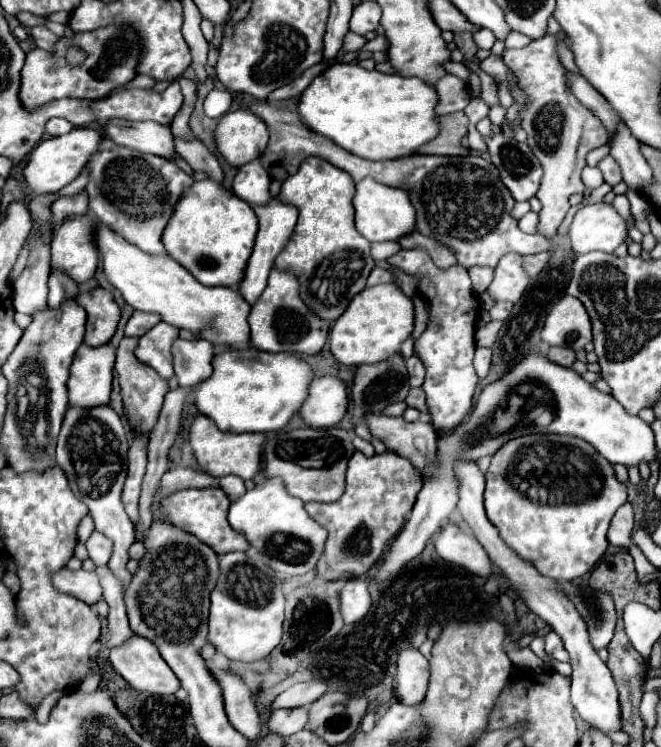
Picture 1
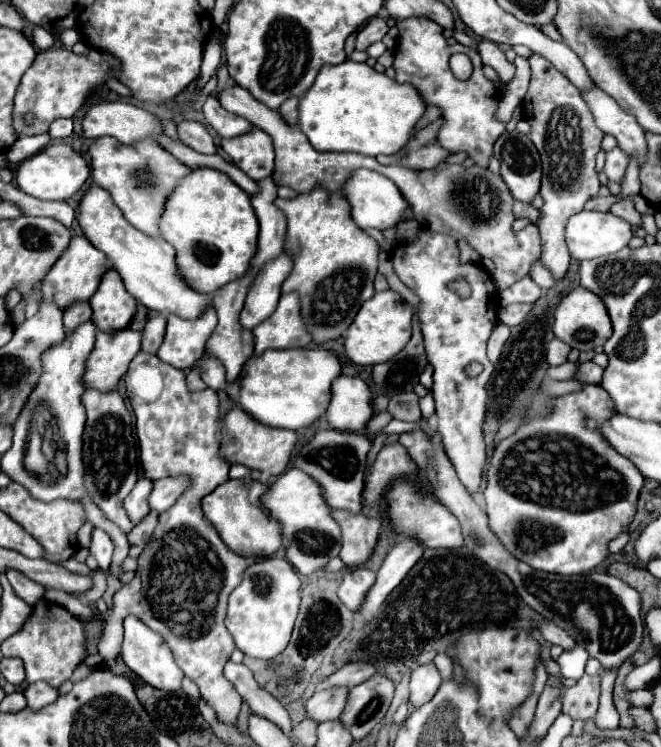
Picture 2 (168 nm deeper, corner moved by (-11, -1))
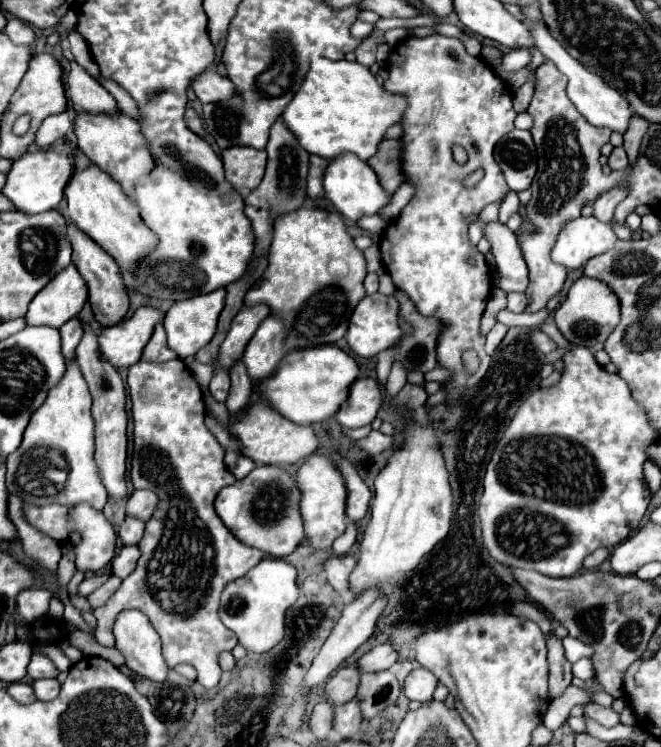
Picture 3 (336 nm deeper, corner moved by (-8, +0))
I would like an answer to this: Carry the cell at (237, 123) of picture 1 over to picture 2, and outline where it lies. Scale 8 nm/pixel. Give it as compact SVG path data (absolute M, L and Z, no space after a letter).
M260 129L234 139L222 139L222 149L254 181L262 181L274 171L272 139Z

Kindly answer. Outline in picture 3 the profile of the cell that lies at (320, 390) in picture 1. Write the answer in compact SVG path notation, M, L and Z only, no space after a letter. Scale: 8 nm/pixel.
M357 378L349 386L347 402L335 414L335 420L345 428L361 428L371 424L381 406L381 386L373 378Z

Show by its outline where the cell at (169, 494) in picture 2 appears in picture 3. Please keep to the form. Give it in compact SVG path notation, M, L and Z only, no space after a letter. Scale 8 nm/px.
M133 490L127 500L127 514L149 520L157 508L157 494L153 490Z

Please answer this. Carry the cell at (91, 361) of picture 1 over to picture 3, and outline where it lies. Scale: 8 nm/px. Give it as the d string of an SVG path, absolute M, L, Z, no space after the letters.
M143 306L131 318L105 328L99 334L101 356L113 364L113 368L129 368L139 362L145 344L149 342L155 324L163 320L163 314L155 308Z

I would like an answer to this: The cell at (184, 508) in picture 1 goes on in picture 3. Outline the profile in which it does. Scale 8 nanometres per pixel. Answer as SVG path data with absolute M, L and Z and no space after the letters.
M259 466L243 480L223 488L217 494L215 510L229 532L237 536L237 540L259 548L269 556L283 558L291 554L303 540L303 526L297 508L299 498L299 488L287 470L277 466Z

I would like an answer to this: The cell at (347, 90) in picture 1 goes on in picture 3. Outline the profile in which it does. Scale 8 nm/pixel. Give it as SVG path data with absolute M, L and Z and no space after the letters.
M317 58L281 118L309 154L333 160L351 152L367 160L377 152L385 132L401 120L405 104L405 96L385 92L363 64Z

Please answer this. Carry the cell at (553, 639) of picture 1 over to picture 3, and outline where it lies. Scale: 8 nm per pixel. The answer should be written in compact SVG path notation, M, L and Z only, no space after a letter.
M523 600L523 602L513 604L513 614L517 614L517 616L525 616L527 620L537 622L537 624L539 624L539 628L541 628L541 632L551 634L551 622L549 622L549 618L547 618L547 616L545 616L545 612L543 612L541 608L537 608L533 602Z

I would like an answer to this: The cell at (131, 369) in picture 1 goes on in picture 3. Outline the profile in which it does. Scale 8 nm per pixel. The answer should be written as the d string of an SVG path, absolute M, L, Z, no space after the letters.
M175 358L163 364L153 364L147 360L139 360L129 368L127 386L133 402L133 424L135 424L135 440L133 440L133 458L131 458L131 482L135 488L151 488L159 496L159 506L151 520L147 522L145 536L139 542L141 558L137 568L121 582L121 588L107 600L105 606L95 608L93 614L97 618L95 640L113 648L113 622L123 610L141 610L149 616L153 628L159 632L163 642L163 656L169 668L177 664L191 664L197 670L197 682L205 688L213 688L219 684L221 668L219 654L225 650L233 650L237 646L237 636L221 622L219 618L219 596L231 580L237 580L253 566L259 564L263 552L241 544L219 520L213 500L221 488L235 482L235 476L225 468L223 456L225 448L215 440L215 436L205 428L205 402L195 382L193 374L185 364Z

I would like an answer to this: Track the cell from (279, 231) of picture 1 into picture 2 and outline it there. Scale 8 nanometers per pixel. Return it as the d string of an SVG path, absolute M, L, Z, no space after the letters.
M276 257L260 277L256 277L256 285L252 285L252 293L248 293L244 309L240 313L240 325L248 331L252 331L256 325L260 325L264 319L268 319L280 299L280 285L284 277L288 277L292 269L292 261L284 257Z

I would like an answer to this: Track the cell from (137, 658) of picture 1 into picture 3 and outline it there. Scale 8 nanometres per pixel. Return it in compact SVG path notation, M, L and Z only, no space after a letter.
M123 610L113 626L113 634L117 640L117 648L125 658L125 664L153 680L165 682L169 674L169 666L161 654L161 640L149 618L139 610Z

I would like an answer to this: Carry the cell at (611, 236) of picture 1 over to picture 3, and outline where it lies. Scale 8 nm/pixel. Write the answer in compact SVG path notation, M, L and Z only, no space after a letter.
M579 216L565 224L553 246L551 258L567 270L581 268L589 258L607 252L617 242L611 224L597 220L595 216Z

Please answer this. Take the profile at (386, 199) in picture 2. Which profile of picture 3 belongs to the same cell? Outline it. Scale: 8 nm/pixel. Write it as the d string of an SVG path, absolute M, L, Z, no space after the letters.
M343 154L341 158L335 158L329 164L329 170L325 170L323 188L329 200L333 202L335 210L349 220L359 220L361 216L379 214L391 202L391 194L387 194L381 188L381 182L377 180L377 174L373 172L373 168L369 168L367 162L357 160L357 156L353 154Z

